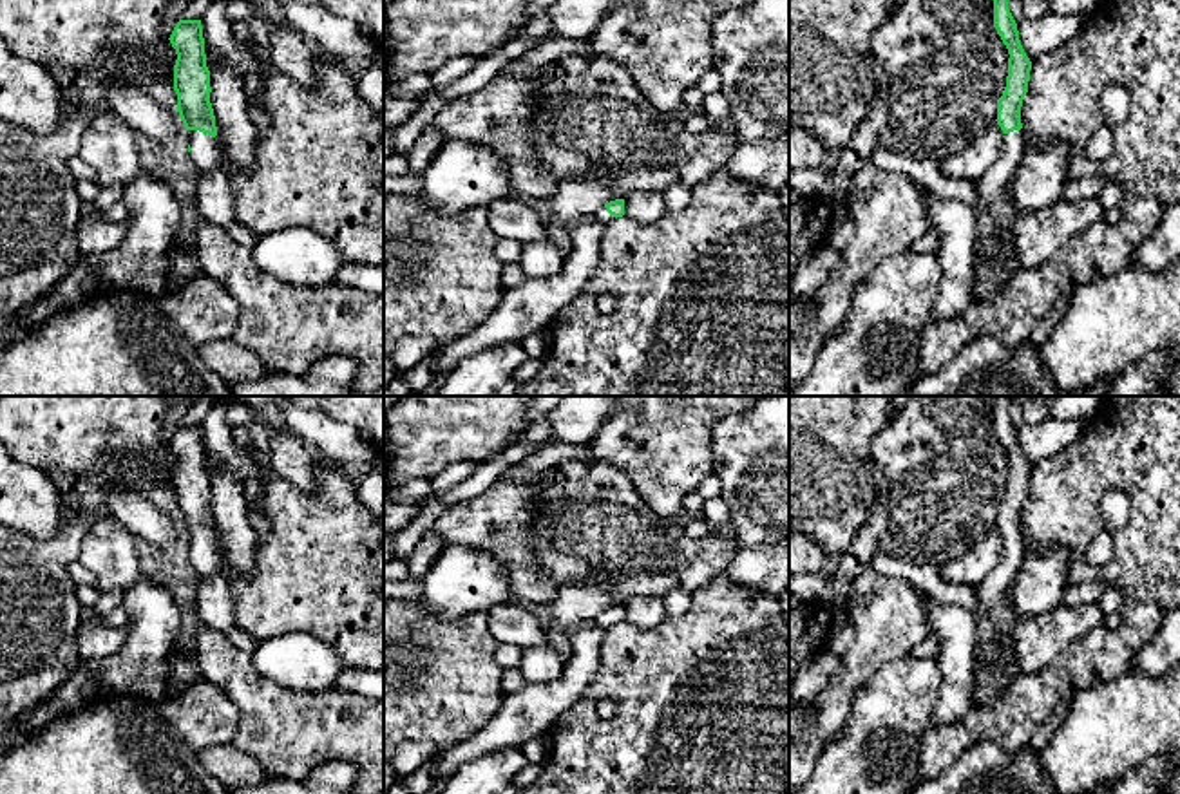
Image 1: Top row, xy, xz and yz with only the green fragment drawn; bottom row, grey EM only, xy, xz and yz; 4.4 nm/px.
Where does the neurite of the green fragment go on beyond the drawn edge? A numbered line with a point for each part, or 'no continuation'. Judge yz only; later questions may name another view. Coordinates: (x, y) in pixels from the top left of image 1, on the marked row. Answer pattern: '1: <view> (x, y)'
1: yz (992, 183)

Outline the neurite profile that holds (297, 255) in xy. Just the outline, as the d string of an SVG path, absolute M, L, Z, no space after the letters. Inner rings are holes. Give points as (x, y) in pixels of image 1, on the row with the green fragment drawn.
M300 226L261 235L250 250L268 275L293 286L331 284L346 264L331 241Z

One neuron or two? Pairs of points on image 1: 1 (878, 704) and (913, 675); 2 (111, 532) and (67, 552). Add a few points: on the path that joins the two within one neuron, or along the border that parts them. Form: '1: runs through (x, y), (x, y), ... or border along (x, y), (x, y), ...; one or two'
1: runs through (887, 700), (904, 684); one
2: border along (95, 519), (76, 559); two

